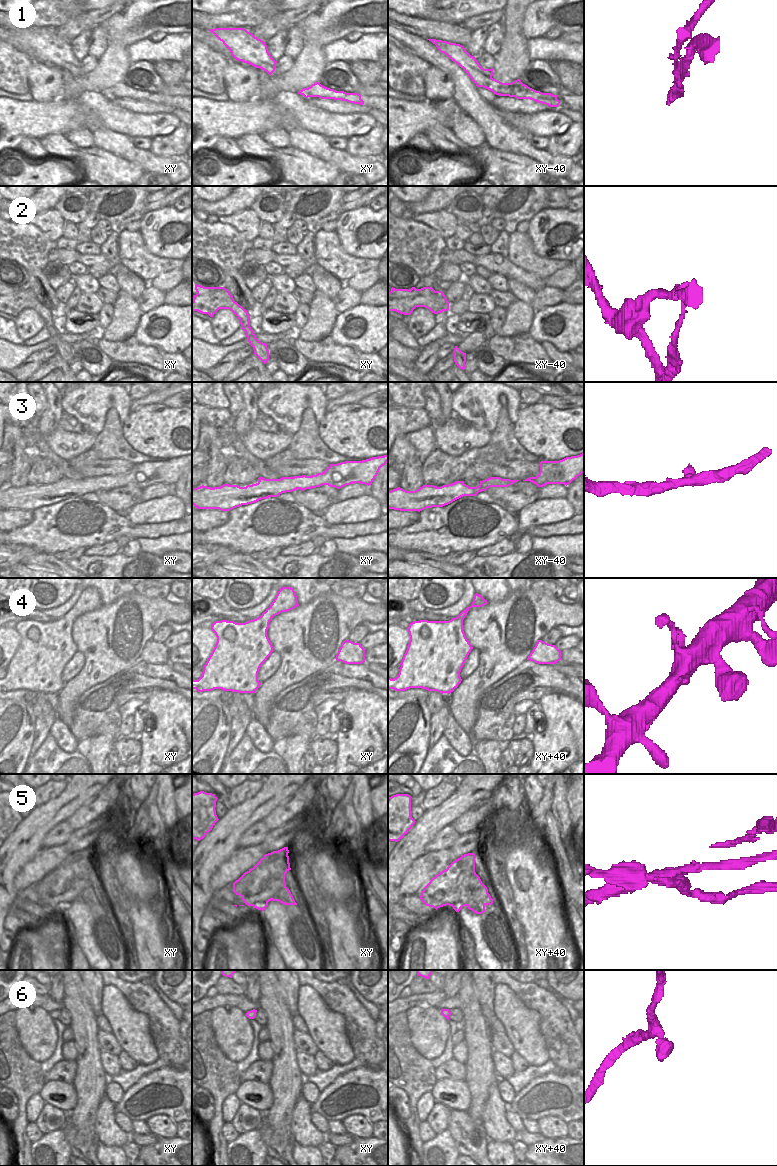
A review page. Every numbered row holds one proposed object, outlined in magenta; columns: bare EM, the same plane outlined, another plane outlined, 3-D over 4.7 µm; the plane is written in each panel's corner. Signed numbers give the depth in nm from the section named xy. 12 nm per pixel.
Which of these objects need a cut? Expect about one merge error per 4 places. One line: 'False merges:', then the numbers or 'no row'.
False merges: 1, 2, 5

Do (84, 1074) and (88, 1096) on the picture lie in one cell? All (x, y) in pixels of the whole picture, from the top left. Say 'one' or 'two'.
one

